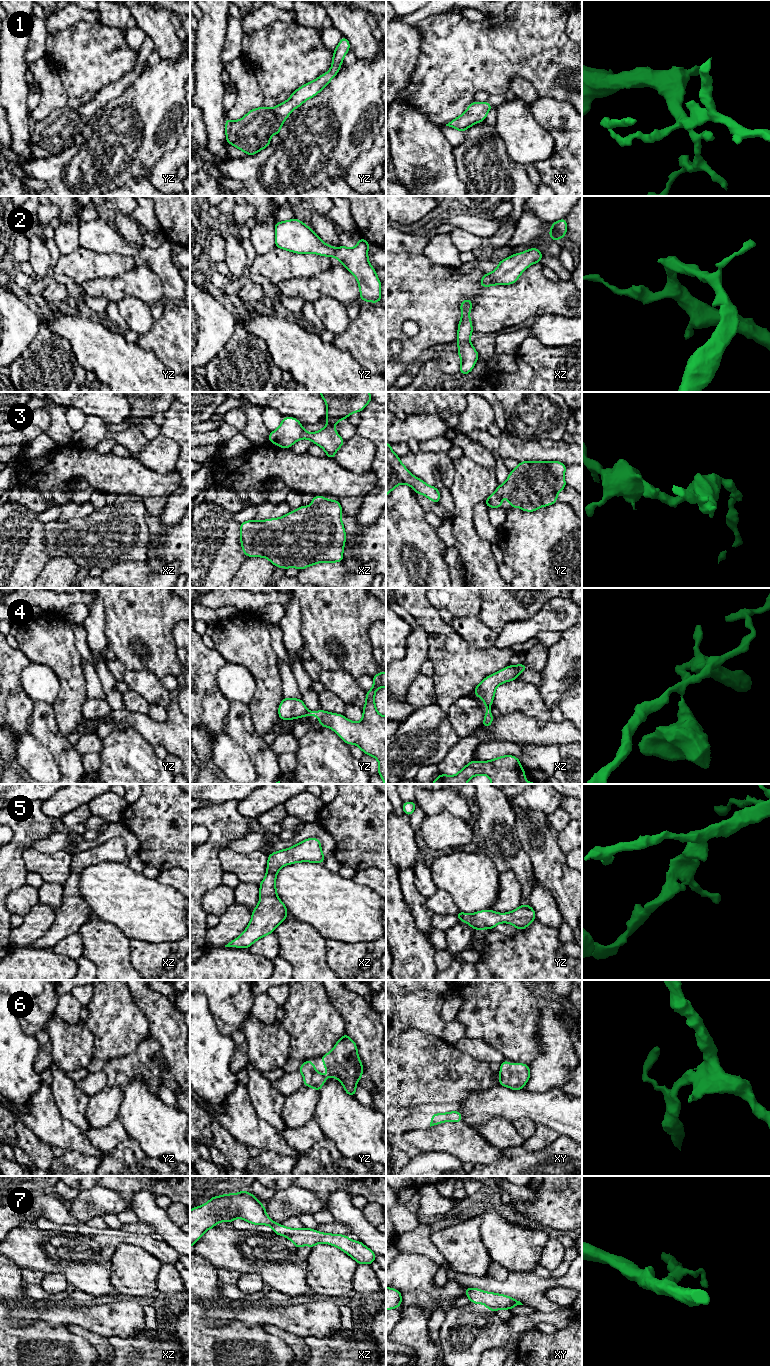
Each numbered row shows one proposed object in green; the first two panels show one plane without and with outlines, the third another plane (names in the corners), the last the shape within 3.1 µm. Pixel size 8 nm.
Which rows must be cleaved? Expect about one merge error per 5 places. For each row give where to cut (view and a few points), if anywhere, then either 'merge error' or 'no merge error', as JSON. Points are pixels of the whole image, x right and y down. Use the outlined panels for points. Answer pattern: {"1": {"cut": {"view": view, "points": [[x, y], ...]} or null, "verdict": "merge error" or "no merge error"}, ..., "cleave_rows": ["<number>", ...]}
{"1": {"cut": null, "verdict": "no merge error"}, "2": {"cut": null, "verdict": "no merge error"}, "3": {"cut": null, "verdict": "no merge error"}, "4": {"cut": {"view": "yz", "points": [[308, 711], [306, 714]]}, "verdict": "merge error"}, "5": {"cut": null, "verdict": "no merge error"}, "6": {"cut": null, "verdict": "no merge error"}, "7": {"cut": null, "verdict": "no merge error"}, "cleave_rows": ["4"]}

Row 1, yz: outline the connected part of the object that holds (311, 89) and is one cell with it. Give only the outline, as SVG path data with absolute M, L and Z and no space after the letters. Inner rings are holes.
M342 36L334 50L331 69L295 90L287 101L270 109L264 106L252 109L240 120L231 121L225 118L227 143L247 155L255 155L268 147L271 136L280 134L281 126L291 112L306 100L316 96L337 75L343 58L349 50L350 43L345 36Z

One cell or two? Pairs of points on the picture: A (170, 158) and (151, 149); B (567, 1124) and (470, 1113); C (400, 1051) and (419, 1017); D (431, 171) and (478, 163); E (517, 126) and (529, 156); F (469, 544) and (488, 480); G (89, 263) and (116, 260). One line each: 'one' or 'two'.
A: two
B: one
C: two
D: two
E: one
F: one
G: one

